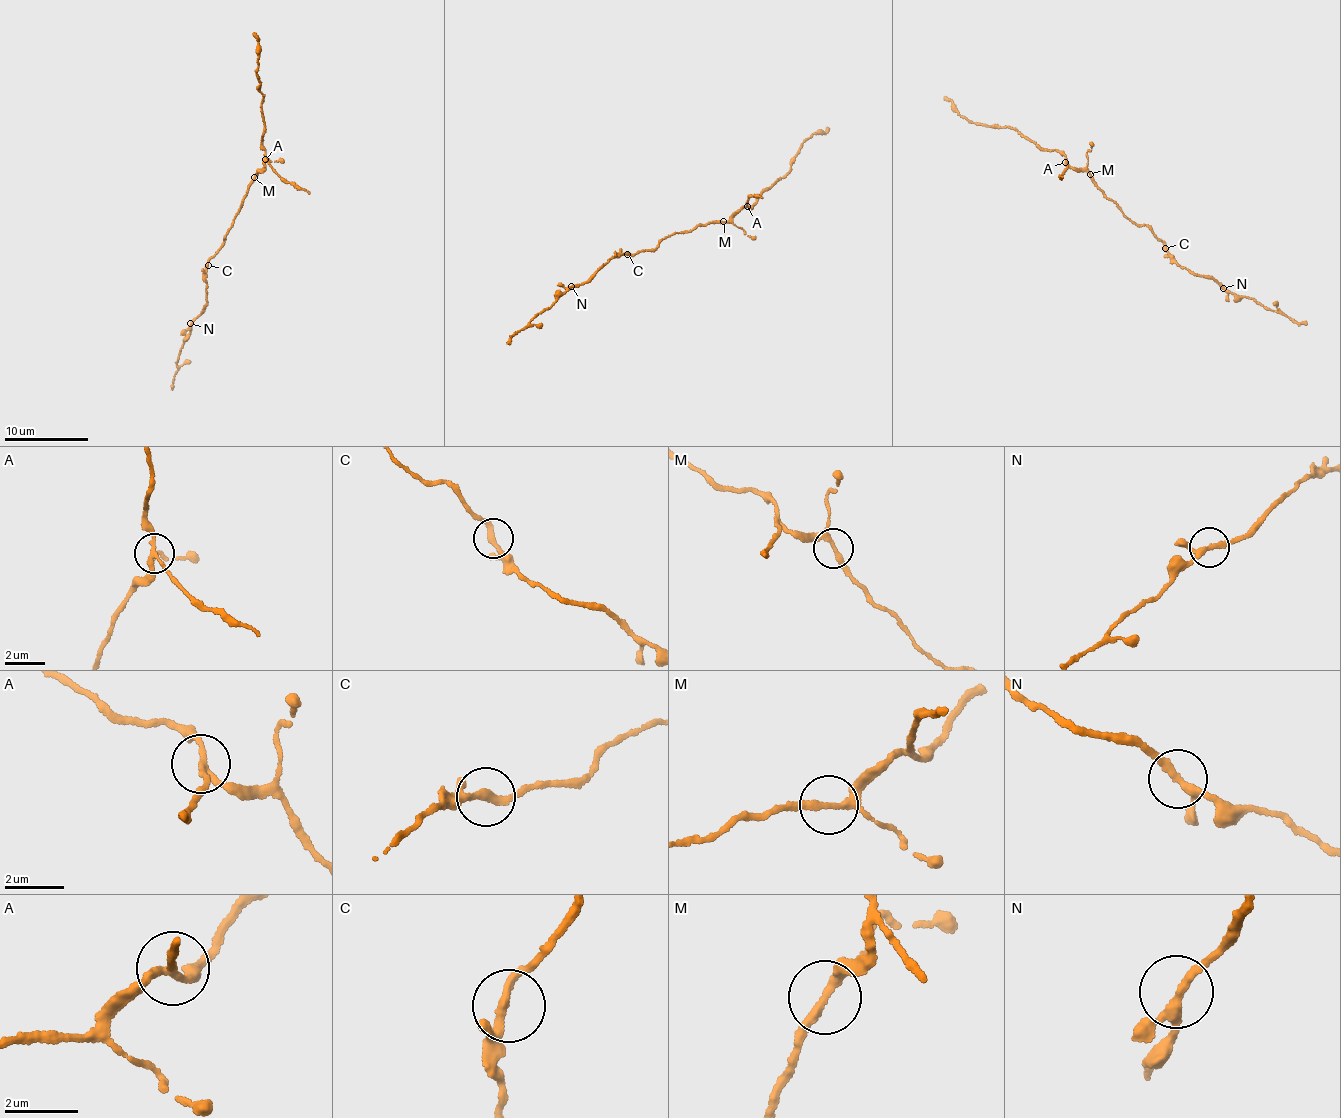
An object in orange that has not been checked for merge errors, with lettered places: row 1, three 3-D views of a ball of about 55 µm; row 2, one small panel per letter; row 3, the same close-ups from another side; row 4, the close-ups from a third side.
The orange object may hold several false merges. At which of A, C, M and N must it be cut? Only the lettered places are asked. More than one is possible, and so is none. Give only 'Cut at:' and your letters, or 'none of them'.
Cut at: A

